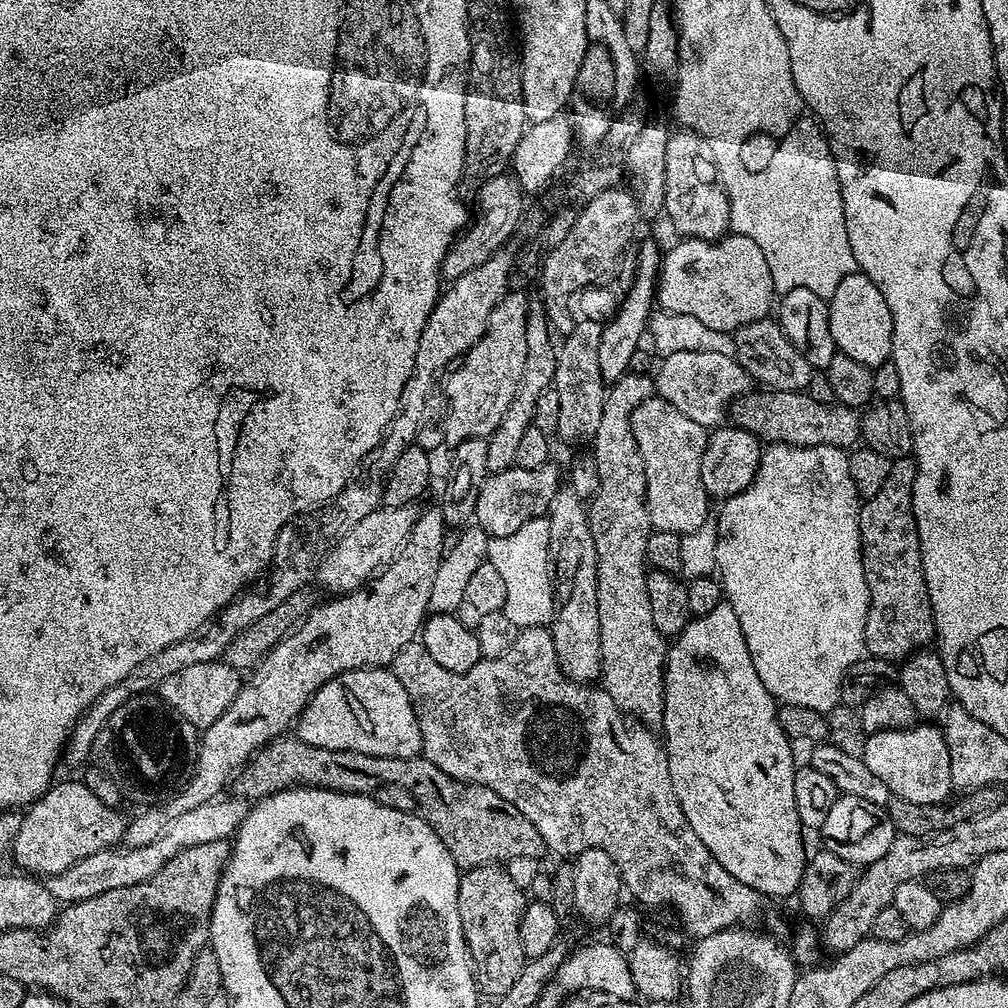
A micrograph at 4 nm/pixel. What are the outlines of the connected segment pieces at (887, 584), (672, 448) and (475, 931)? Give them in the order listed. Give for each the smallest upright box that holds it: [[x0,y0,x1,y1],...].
[[860,456,936,662],[632,396,710,532],[458,864,526,998]]

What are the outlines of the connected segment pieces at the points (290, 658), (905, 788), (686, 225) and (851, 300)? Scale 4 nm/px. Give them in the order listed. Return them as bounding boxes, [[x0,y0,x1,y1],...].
[[122,506,446,848],[870,722,953,804],[663,130,730,240],[827,270,894,369]]

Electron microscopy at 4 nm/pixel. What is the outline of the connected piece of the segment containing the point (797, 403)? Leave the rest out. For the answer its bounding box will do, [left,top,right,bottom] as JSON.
[730,390,861,449]

